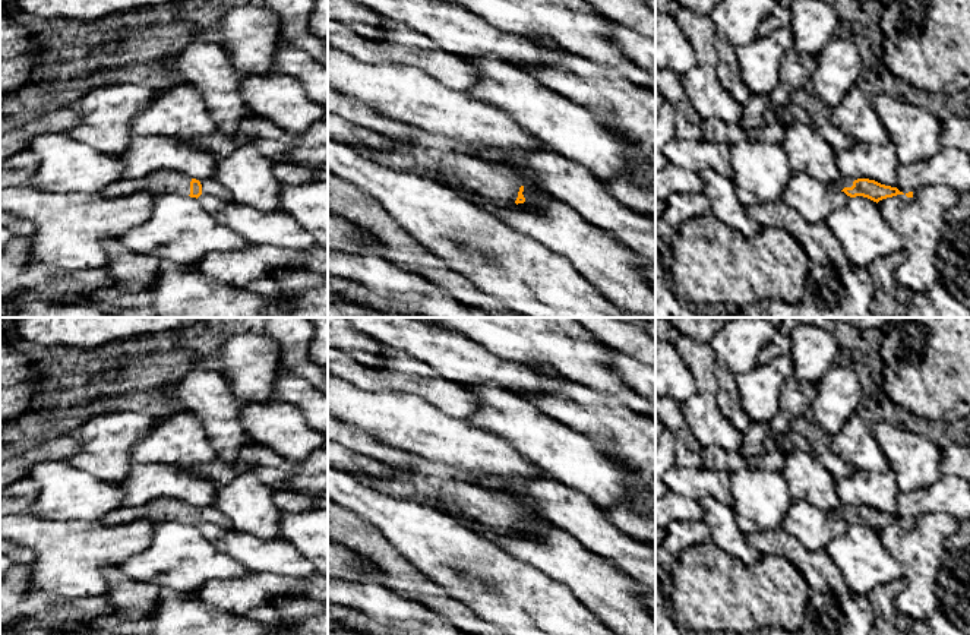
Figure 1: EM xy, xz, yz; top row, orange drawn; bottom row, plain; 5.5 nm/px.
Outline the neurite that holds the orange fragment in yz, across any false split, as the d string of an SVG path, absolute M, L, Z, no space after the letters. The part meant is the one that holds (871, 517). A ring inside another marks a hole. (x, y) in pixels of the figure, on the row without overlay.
M841 503L840 508L832 514L850 525L863 524L876 531L887 525L904 522L897 515L885 514L869 506L856 506L847 503Z

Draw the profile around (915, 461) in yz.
M887 421L873 423L872 432L900 492L929 487L942 478L941 448L928 437Z

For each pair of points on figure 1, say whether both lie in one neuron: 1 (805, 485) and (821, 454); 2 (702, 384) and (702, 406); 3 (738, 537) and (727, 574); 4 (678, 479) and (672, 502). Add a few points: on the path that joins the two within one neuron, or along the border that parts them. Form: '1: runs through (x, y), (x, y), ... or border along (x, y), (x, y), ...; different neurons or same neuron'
1: border along (812, 454), (836, 480); different neurons
2: border along (698, 391), (714, 395); different neurons
3: border along (710, 542), (749, 565), (754, 565), (762, 556); different neurons
4: border along (670, 489), (697, 502); different neurons

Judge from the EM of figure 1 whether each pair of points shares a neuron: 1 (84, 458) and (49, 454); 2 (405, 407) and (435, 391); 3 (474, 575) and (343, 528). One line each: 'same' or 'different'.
1: different
2: different
3: different

